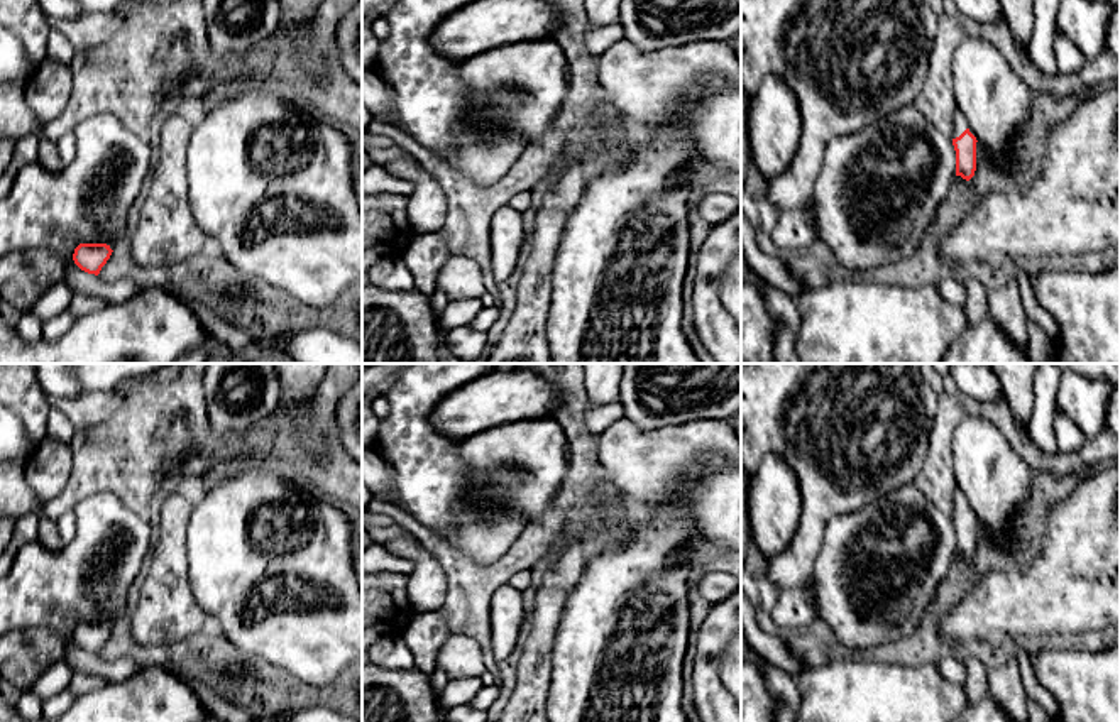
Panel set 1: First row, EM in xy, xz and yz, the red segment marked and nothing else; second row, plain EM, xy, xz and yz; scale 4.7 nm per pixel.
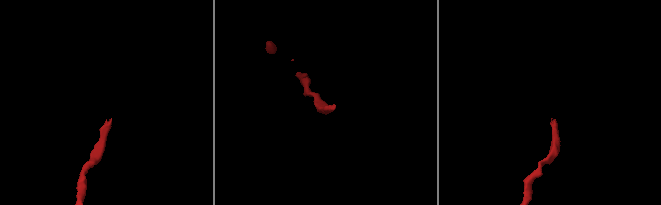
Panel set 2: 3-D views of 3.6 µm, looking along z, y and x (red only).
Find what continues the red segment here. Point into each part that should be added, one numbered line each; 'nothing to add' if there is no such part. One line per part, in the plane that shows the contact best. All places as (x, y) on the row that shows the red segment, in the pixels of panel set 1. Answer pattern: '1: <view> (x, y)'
1: yz (961, 124)

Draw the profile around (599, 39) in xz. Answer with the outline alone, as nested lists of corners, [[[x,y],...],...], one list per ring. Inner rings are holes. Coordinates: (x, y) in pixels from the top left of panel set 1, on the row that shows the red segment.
[[[619,22],[609,24],[606,27],[592,27],[585,36],[585,49],[589,54],[599,57],[612,44],[626,37],[624,25]]]

